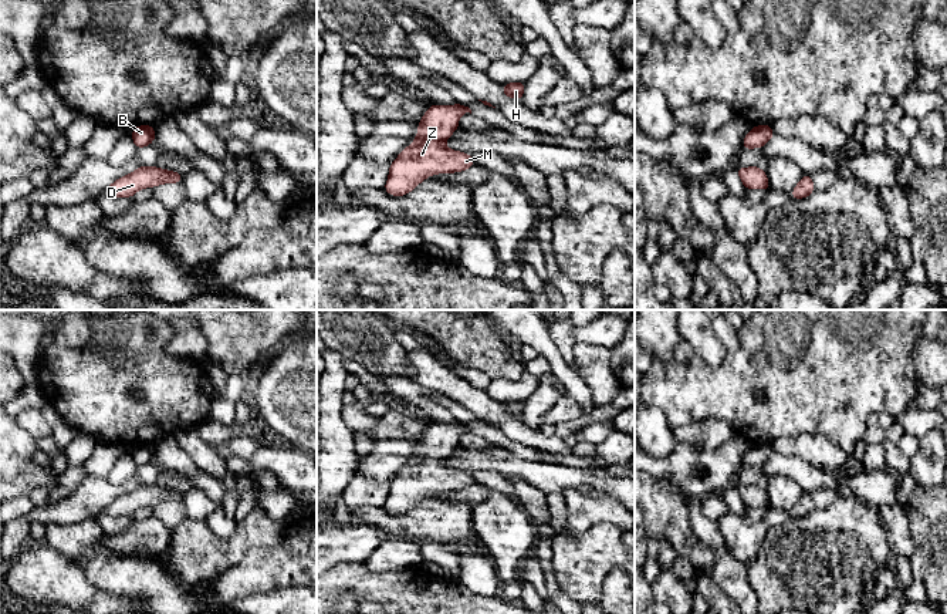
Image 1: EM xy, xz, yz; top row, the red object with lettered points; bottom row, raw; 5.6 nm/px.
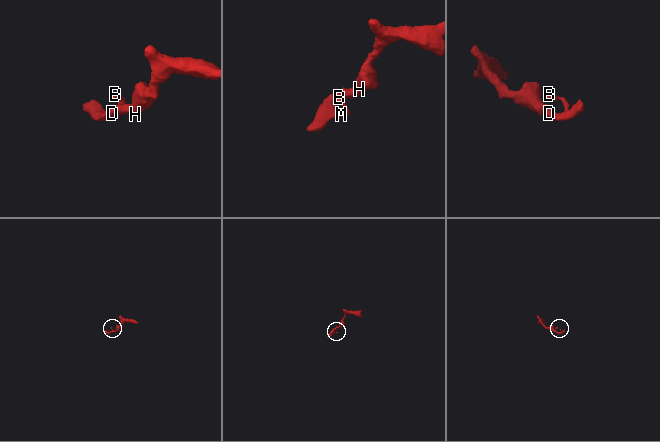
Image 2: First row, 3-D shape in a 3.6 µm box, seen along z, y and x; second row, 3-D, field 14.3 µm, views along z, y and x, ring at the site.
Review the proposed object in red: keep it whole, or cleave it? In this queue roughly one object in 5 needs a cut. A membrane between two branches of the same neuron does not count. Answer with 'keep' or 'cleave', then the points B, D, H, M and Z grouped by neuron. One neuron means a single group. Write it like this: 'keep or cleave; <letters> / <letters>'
keep; B D H M Z

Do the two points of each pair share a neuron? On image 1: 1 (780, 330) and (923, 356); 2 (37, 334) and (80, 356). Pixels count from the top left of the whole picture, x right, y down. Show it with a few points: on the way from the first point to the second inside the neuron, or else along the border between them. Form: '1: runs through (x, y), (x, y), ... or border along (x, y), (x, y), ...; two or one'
1: border along (922, 337), (913, 351), (913, 370), (919, 384); two
2: border along (46, 324), (48, 338), (39, 354); two

